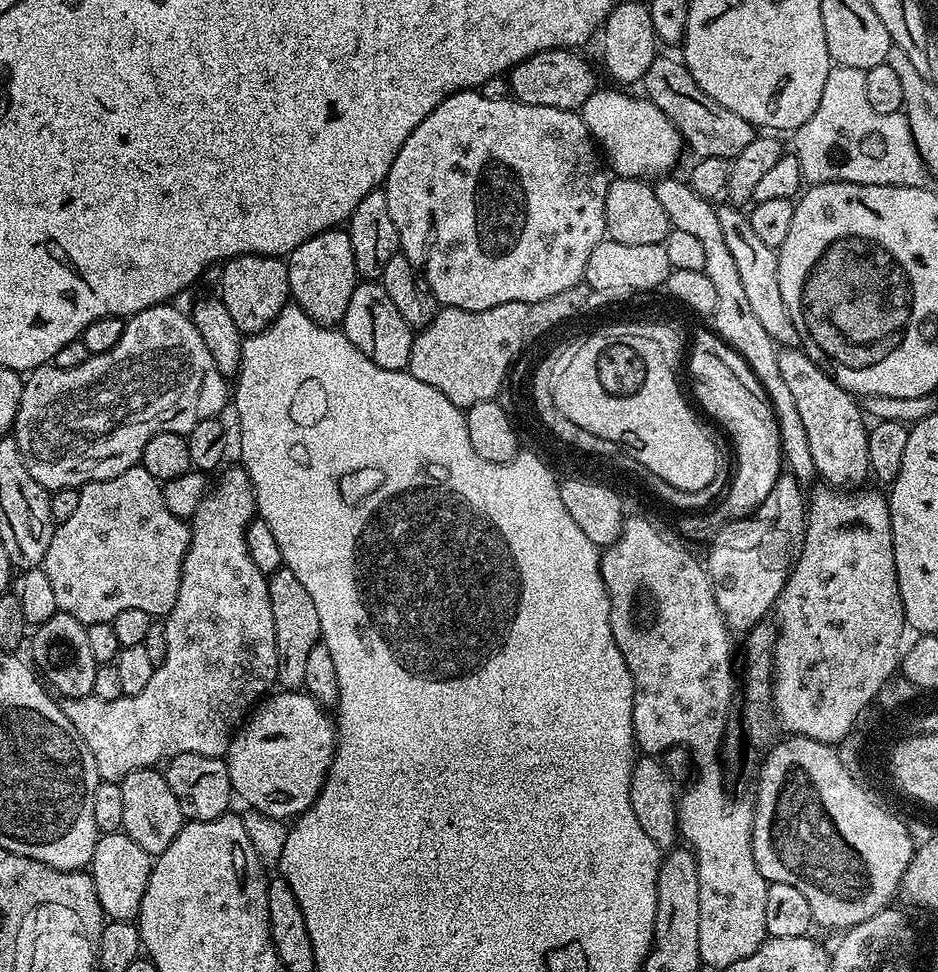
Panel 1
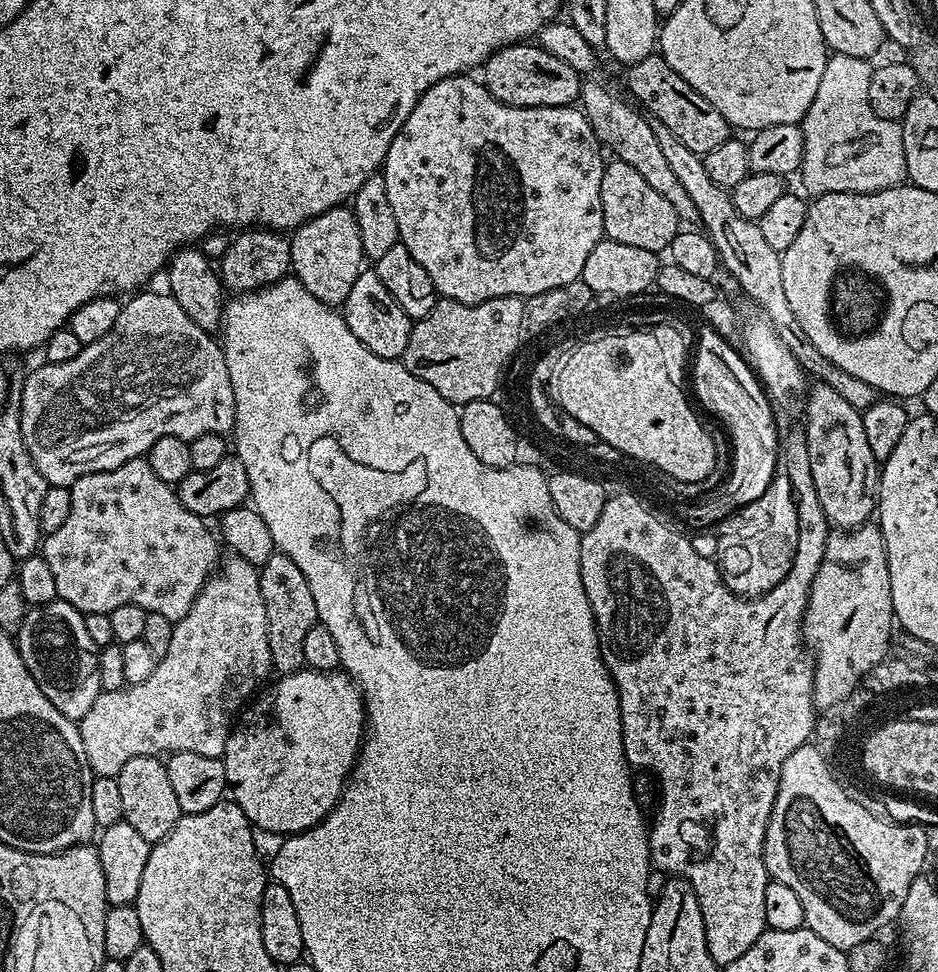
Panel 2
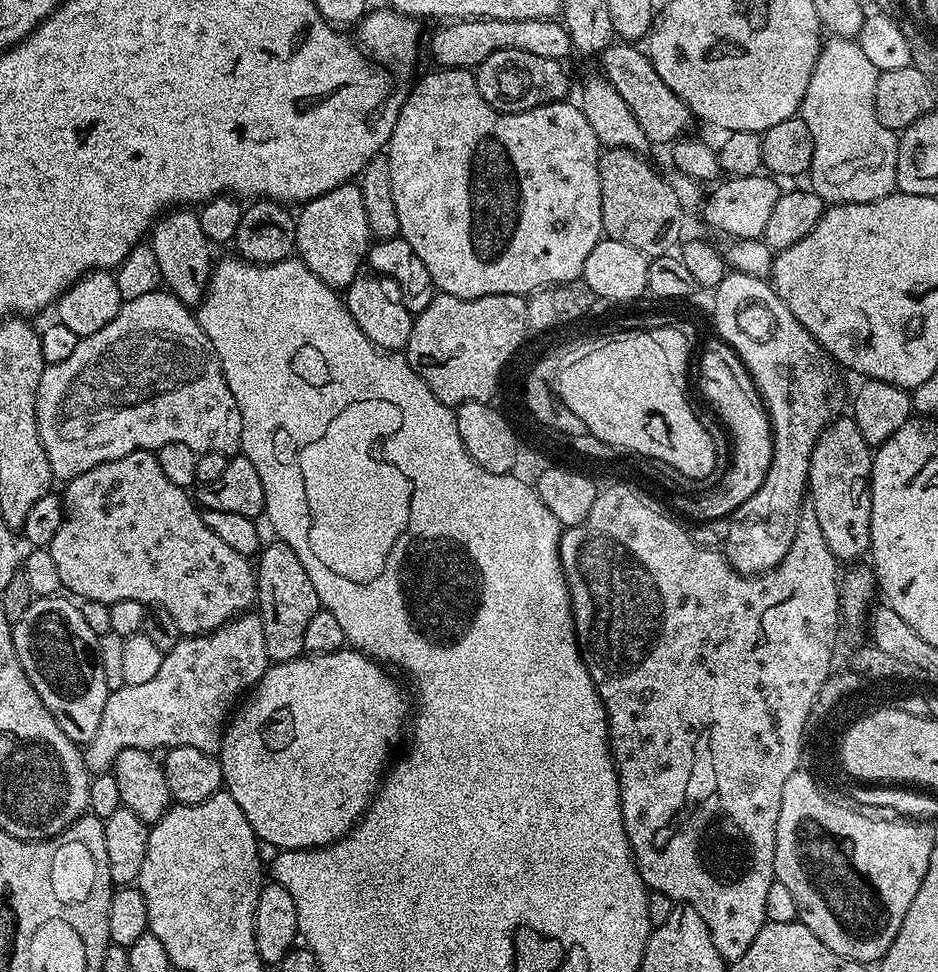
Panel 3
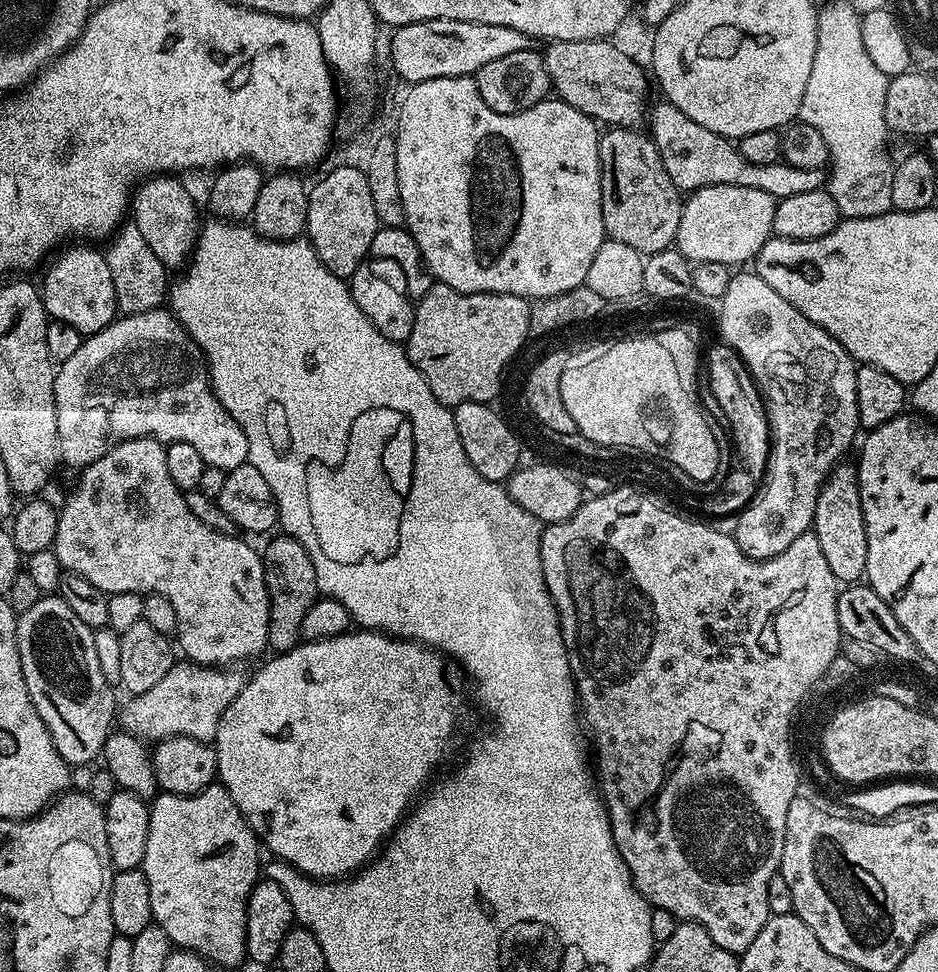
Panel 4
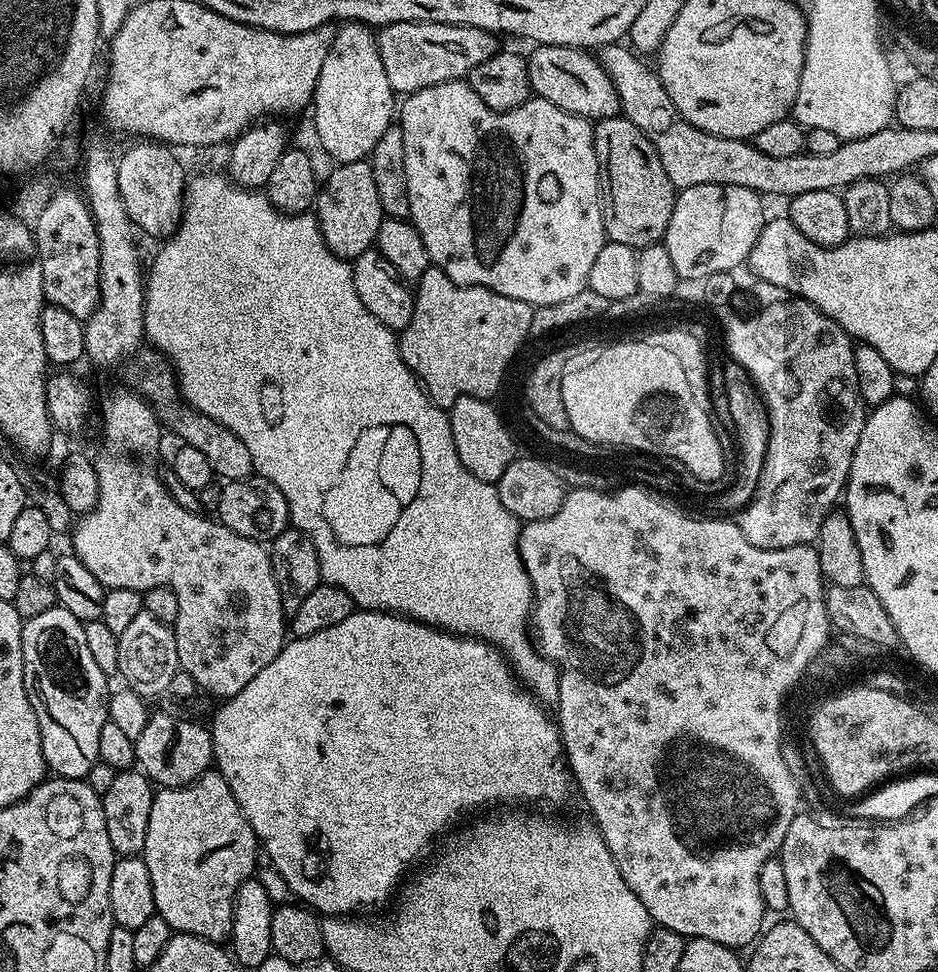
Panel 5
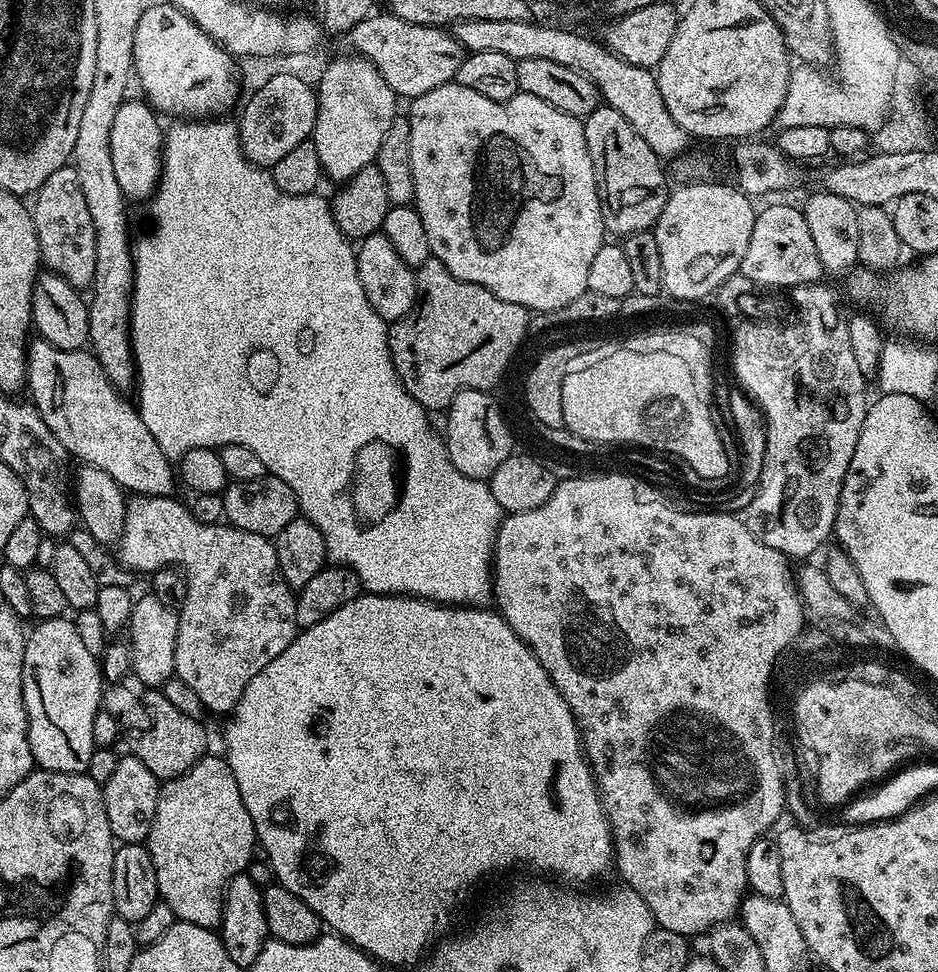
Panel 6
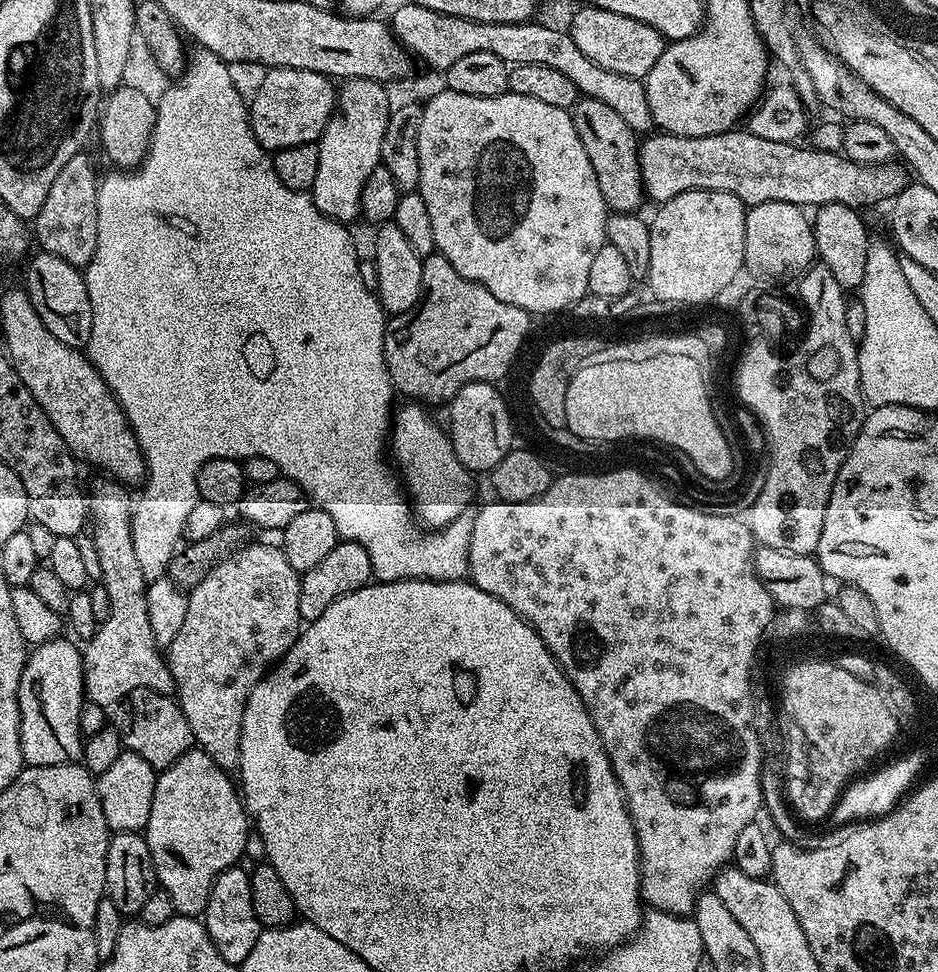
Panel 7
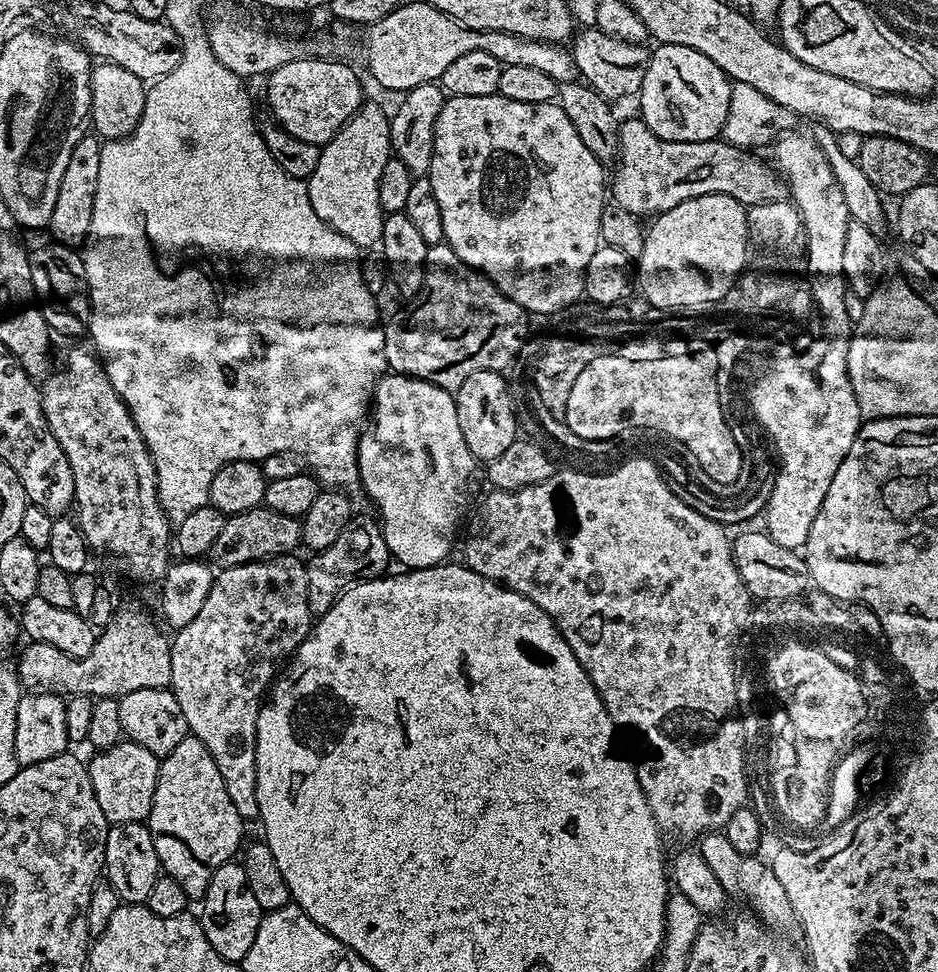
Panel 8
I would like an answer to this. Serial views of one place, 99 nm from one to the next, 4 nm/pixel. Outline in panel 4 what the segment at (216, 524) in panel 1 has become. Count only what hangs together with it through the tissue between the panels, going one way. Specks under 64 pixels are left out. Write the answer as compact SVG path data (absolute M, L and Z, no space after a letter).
M173 663L166 678L162 678L154 686L150 686L150 690L128 698L125 704L123 701L118 712L118 724L123 731L129 732L132 736L139 736L145 742L159 742L171 736L185 736L205 742L215 741L218 734L218 722L222 718L226 706L230 706L230 702L234 702L234 698L238 698L238 694L244 689L246 676L236 672L240 670L232 666L183 663Z

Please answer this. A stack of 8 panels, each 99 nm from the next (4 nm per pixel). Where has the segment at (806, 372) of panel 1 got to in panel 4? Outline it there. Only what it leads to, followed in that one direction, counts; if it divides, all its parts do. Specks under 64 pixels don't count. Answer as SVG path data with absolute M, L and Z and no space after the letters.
M847 463L837 464L821 486L812 519L812 528L822 546L822 554L826 554L826 563L837 582L859 581L866 570L866 522L860 501L857 465Z

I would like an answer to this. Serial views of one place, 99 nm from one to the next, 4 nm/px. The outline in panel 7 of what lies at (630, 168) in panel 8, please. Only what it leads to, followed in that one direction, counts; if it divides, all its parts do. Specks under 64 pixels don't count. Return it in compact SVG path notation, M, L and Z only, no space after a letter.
M747 130L709 136L648 134L638 144L644 191L647 199L656 200L657 205L690 190L710 190L734 194L746 206L790 202L801 206L845 204L859 209L860 204L891 201L910 183L909 169L896 162L856 164L839 152L818 152L811 146L796 147L795 143L758 138L758 134Z

